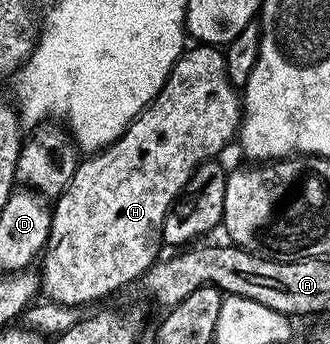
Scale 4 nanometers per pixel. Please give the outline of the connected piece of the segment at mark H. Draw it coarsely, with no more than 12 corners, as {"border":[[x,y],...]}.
{"border":[[219,46],[77,162],[38,263],[80,309],[157,262],[194,169],[237,138]]}

